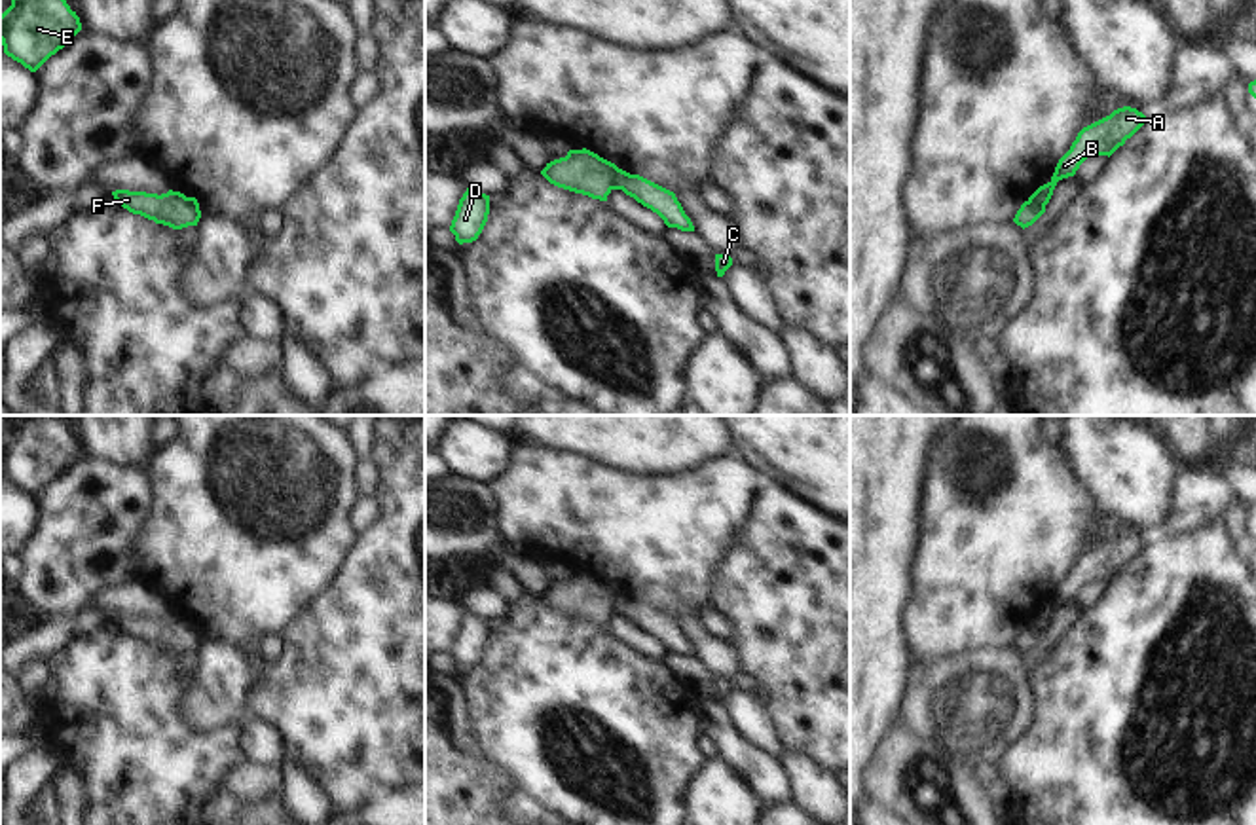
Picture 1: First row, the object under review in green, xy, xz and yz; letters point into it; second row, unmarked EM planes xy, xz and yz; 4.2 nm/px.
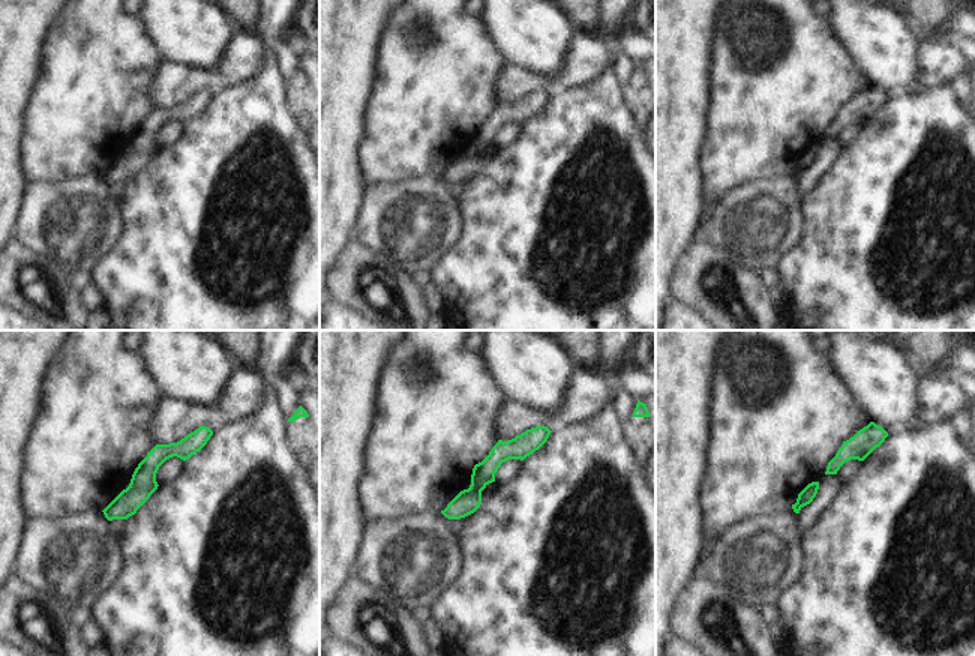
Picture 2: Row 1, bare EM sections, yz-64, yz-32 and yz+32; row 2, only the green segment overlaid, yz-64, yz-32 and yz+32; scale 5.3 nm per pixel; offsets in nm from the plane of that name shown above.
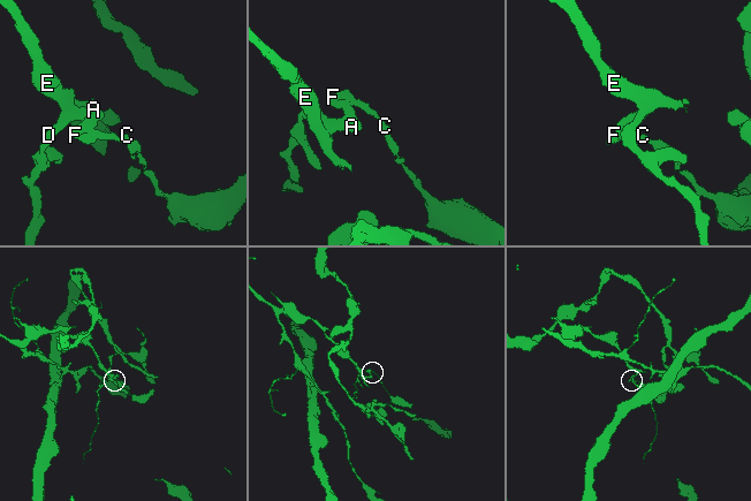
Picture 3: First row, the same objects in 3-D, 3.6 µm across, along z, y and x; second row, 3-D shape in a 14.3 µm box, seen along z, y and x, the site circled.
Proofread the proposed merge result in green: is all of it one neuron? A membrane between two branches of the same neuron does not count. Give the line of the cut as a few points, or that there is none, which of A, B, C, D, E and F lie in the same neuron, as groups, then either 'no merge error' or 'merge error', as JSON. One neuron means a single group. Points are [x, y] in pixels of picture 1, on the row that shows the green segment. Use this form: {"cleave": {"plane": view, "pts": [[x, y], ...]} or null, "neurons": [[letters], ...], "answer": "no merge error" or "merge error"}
{"cleave": {"plane": "xz", "pts": [[617, 167], [611, 188]]}, "neurons": [["A", "B", "D", "E", "F"], ["C"]], "answer": "merge error"}

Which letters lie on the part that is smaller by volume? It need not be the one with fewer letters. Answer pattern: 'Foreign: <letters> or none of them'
Foreign: C

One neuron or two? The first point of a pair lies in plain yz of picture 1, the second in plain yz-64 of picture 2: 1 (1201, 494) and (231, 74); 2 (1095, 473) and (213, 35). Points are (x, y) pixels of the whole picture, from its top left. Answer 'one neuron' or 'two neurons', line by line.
1: one neuron
2: one neuron

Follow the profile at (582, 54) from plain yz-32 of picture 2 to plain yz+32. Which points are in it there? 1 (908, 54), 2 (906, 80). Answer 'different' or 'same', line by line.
1: different
2: different

